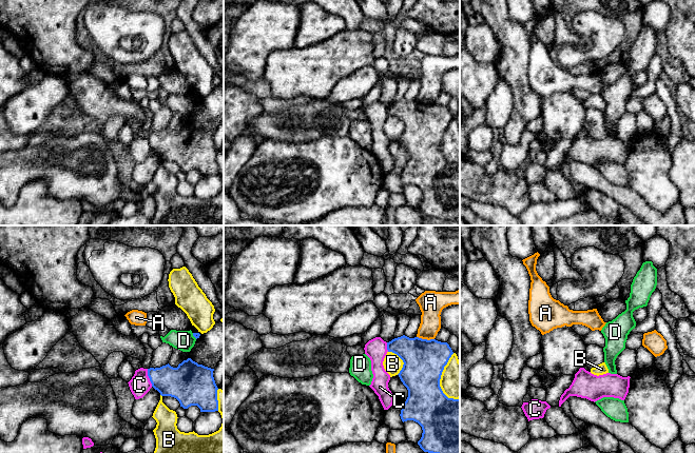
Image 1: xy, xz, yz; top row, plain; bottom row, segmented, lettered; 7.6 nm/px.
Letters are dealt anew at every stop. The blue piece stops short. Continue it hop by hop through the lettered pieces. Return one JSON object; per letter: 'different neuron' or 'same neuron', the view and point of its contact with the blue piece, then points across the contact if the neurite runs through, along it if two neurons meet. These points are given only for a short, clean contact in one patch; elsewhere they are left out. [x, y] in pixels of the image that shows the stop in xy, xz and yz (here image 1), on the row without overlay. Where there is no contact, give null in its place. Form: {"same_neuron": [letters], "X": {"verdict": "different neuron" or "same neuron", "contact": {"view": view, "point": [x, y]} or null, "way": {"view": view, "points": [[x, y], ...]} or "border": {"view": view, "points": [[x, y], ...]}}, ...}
{"same_neuron": [], "A": {"verdict": "different neuron", "contact": {"view": "xz", "point": [425, 103]}}, "B": {"verdict": "different neuron", "contact": {"view": "xz", "point": [402, 123]}}, "C": {"verdict": "different neuron", "contact": {"view": "xy", "point": [149, 141]}, "border": {"view": "xy", "points": [[147, 133], [147, 139], [152, 150]]}}, "D": {"verdict": "different neuron", "contact": {"view": "xy", "point": [194, 100]}}}

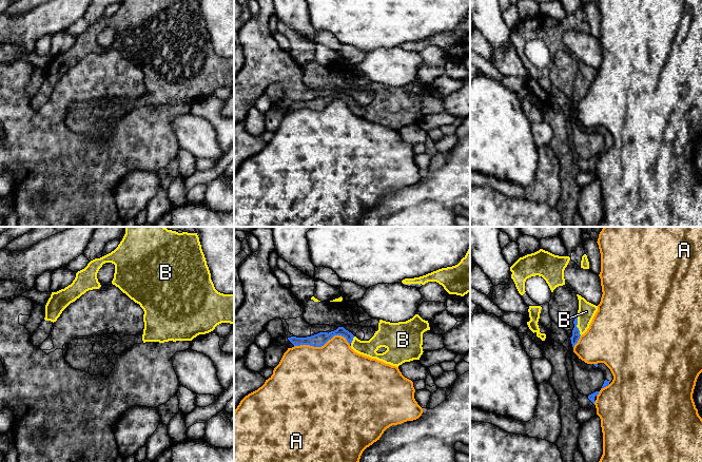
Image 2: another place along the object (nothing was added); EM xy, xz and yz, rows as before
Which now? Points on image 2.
{"same_neuron": ["B"], "A": {"verdict": "different neuron", "contact": {"view": "xz", "point": [322, 109]}}, "B": {"verdict": "same neuron", "contact": {"view": "yz", "point": [577, 88]}}}

